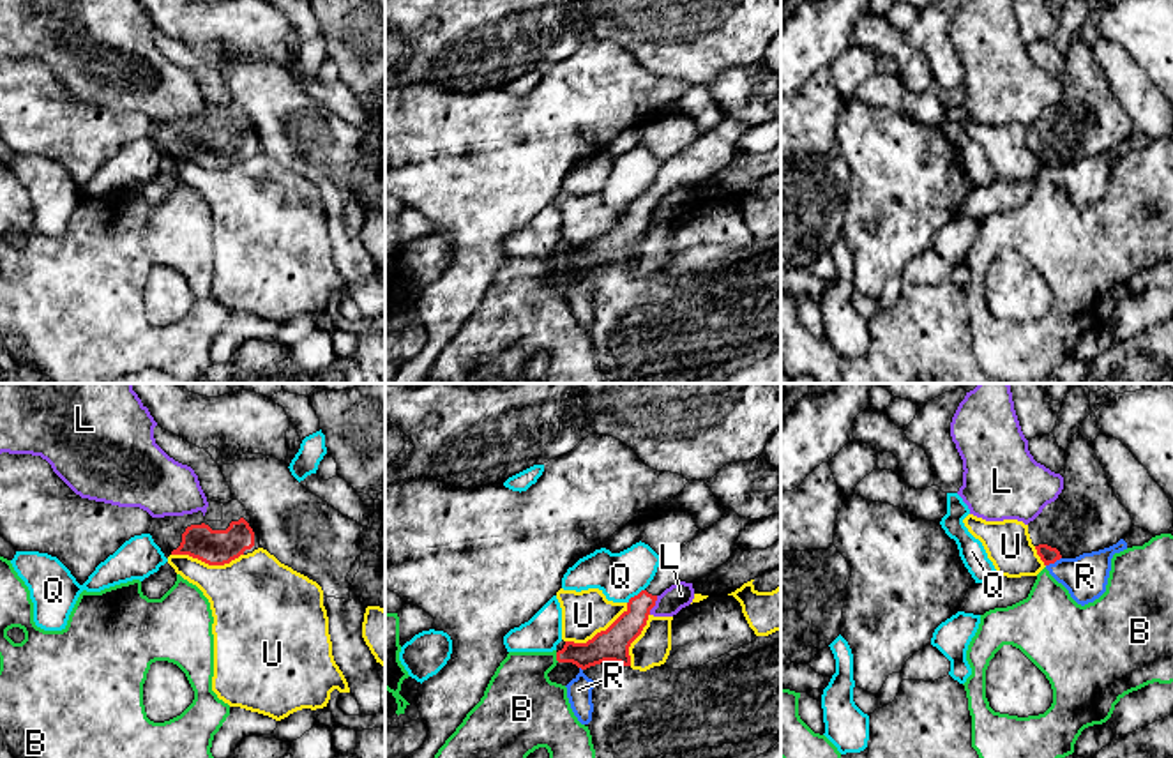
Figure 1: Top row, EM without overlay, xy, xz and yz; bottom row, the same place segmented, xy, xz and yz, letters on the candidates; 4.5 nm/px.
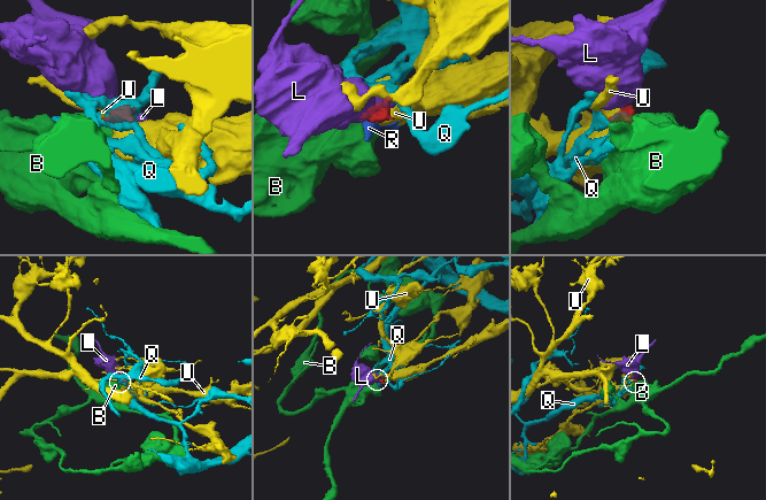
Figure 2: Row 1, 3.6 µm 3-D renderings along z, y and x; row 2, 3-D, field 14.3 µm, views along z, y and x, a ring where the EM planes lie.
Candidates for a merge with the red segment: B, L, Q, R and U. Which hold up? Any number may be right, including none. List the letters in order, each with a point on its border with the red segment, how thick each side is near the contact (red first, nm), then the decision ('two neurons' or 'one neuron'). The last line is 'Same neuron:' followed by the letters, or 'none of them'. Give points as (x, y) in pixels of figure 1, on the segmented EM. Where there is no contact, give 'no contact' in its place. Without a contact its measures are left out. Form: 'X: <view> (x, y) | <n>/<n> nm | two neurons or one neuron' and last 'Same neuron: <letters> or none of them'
B: xz (557, 658) | 140/320 nm | two neurons
L: xz (654, 605) | 140/120 nm | two neurons
Q: xz (635, 596) | 150/220 nm | two neurons
R: yz (1053, 562) | 80/200 nm | two neurons
U: xy (207, 562) | 160/360 nm | two neurons
Same neuron: none of them

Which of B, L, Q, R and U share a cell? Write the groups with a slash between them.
B / L / Q / R / U

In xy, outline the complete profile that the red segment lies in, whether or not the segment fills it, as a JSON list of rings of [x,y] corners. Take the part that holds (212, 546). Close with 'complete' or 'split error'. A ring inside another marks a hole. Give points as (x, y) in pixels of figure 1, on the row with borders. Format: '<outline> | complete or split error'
[[[238,500],[207,502],[205,514],[198,511],[152,519],[147,534],[152,535],[166,558],[189,555],[208,565],[224,565],[261,548],[254,523]]] | split error

